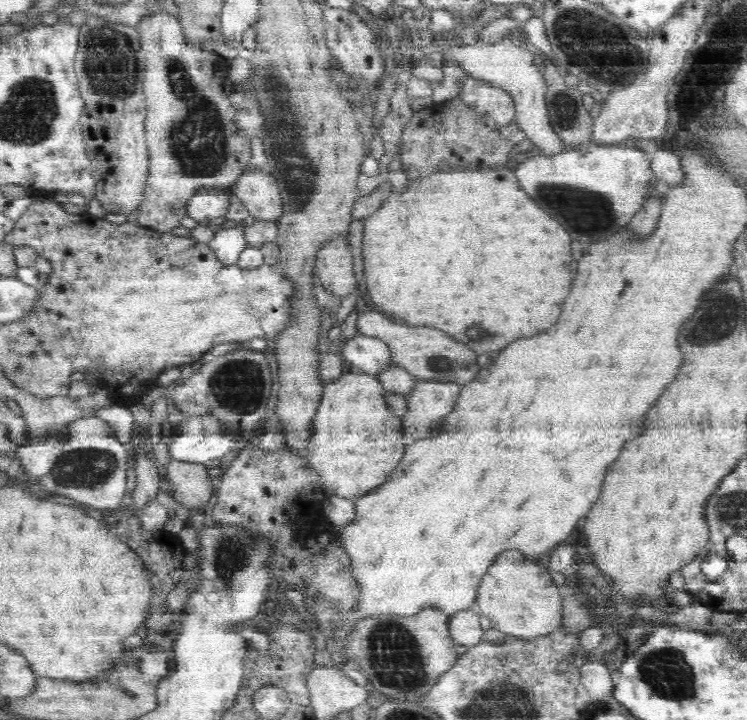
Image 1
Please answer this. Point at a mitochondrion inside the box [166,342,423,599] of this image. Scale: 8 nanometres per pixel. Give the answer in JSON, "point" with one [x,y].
{"point":[238,385]}

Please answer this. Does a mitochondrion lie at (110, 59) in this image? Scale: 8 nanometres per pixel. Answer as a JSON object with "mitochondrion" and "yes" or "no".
{"mitochondrion":"yes"}

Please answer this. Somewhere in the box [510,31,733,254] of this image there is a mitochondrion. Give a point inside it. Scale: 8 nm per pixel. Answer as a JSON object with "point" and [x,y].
{"point":[586,212]}

